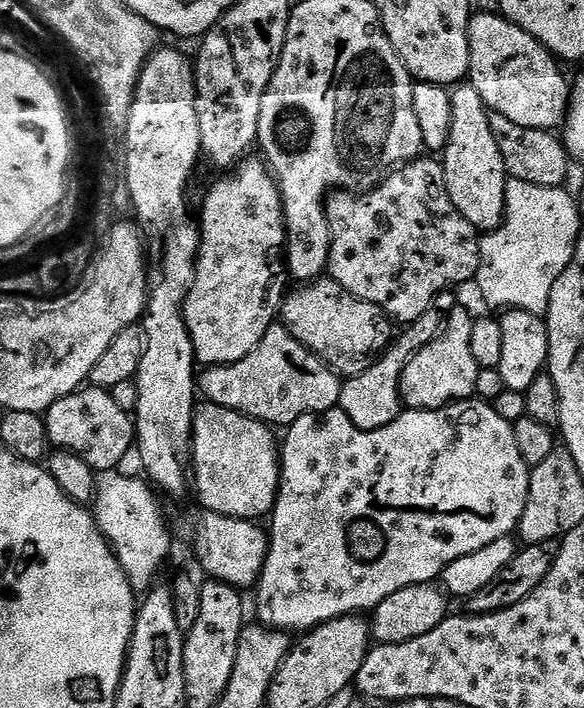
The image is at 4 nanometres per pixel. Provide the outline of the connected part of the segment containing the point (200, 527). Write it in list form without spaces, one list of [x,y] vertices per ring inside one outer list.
[[[200,510],[197,516],[182,517],[176,526],[174,524],[174,532],[186,543],[192,544],[192,552],[200,563],[197,564],[199,571],[203,572],[205,577],[221,580],[232,588],[247,590],[257,587],[264,560],[268,557],[269,537],[260,526],[251,520],[239,520],[217,512]]]

